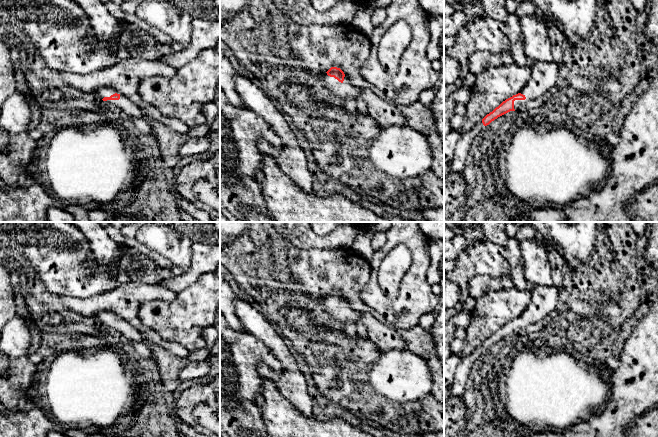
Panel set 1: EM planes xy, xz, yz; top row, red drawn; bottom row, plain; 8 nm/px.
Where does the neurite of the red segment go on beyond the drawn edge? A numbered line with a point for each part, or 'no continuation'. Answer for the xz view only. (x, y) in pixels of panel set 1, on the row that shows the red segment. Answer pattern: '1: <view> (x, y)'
1: xz (338, 92)

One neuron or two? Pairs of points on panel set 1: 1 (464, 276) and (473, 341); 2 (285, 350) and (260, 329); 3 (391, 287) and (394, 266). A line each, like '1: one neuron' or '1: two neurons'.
1: two neurons
2: one neuron
3: one neuron

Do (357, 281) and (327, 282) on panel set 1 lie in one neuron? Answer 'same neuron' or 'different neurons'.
same neuron

